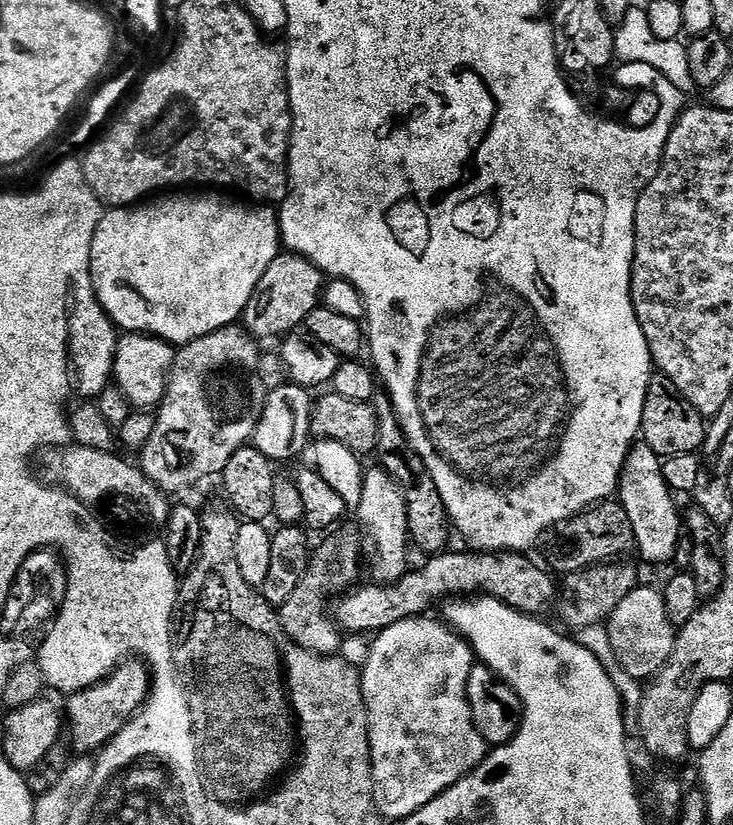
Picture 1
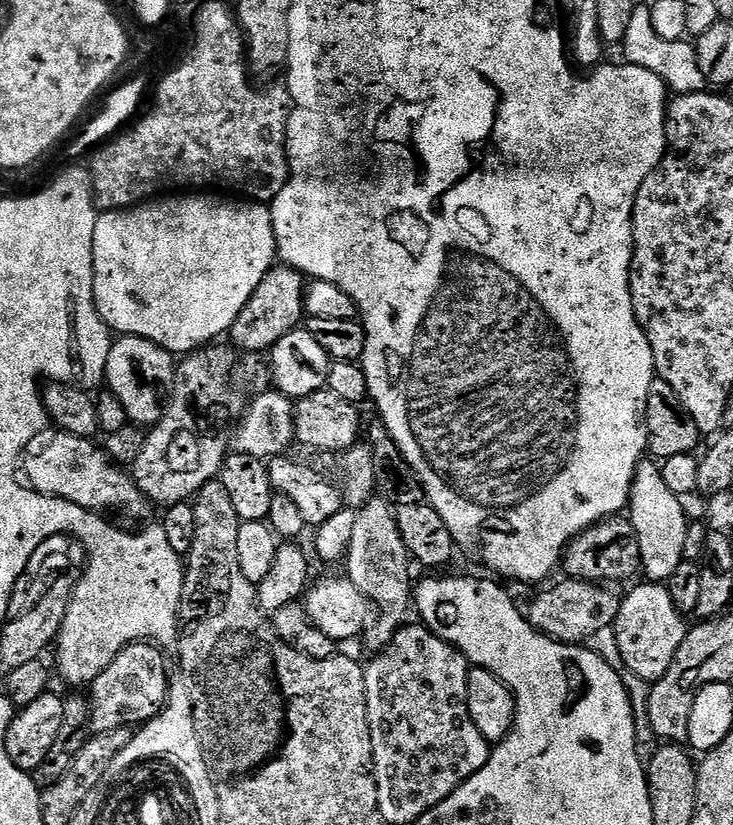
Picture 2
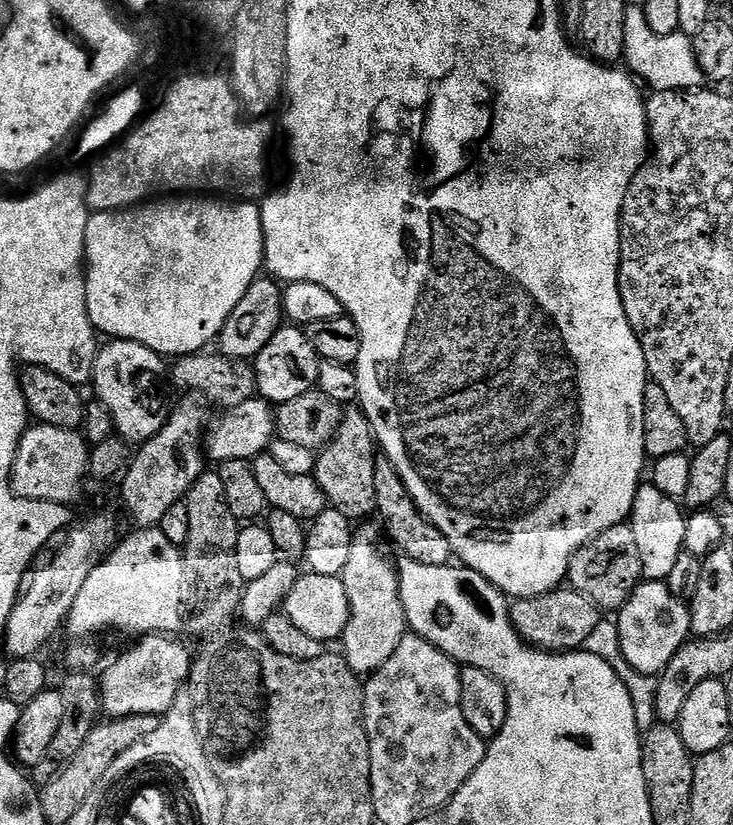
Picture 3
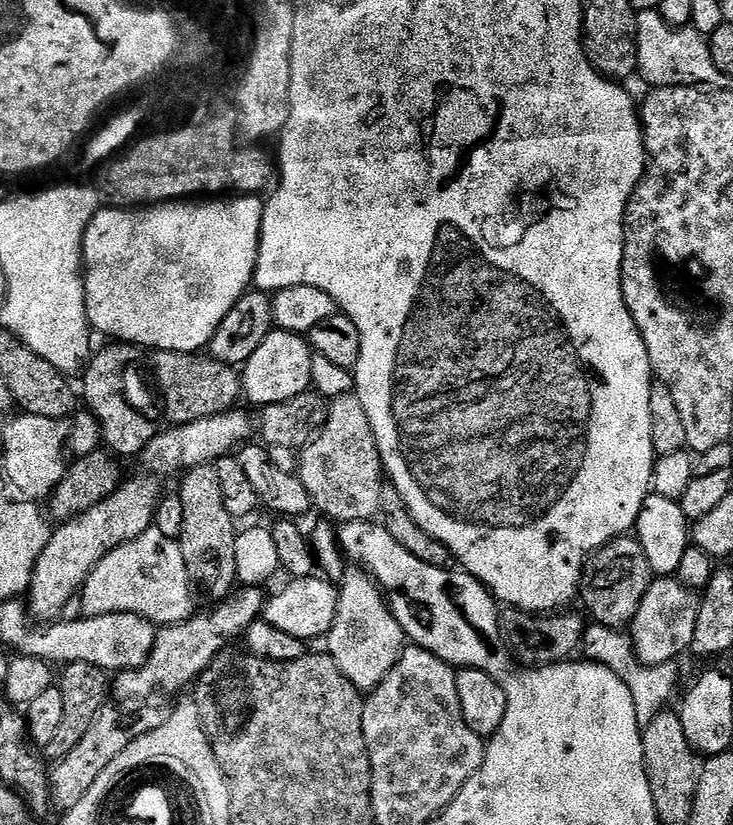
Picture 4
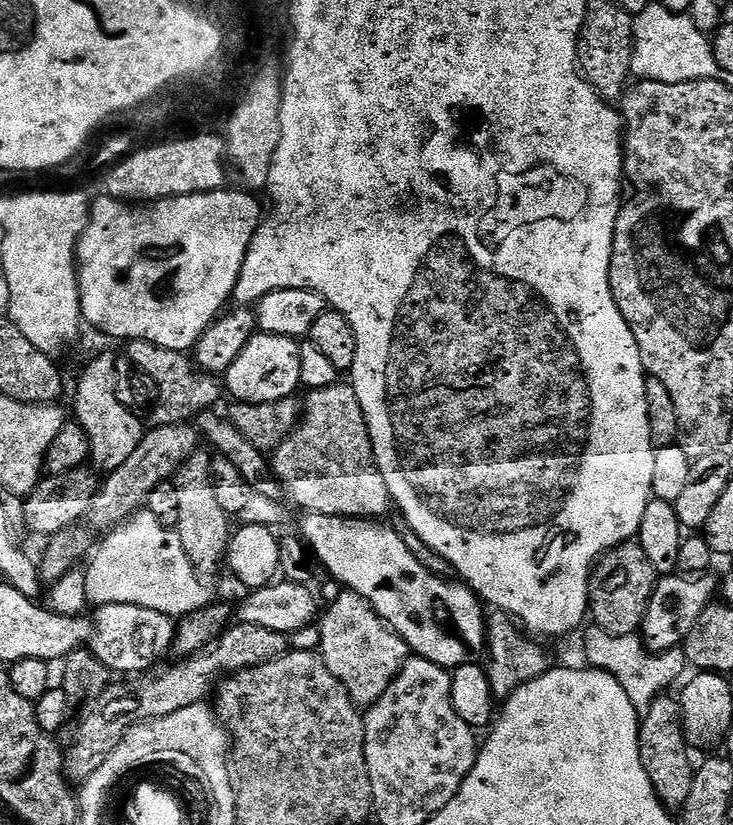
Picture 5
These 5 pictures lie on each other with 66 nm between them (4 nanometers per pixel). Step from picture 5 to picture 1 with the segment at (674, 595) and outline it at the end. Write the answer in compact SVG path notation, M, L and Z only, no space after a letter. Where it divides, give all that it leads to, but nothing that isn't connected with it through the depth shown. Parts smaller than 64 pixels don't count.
M637 586L633 592L626 594L618 610L614 610L614 614L606 621L608 648L616 655L615 663L637 682L651 680L659 674L662 666L666 666L670 654L674 654L677 631L666 614L663 591L656 589L655 592L644 586Z

